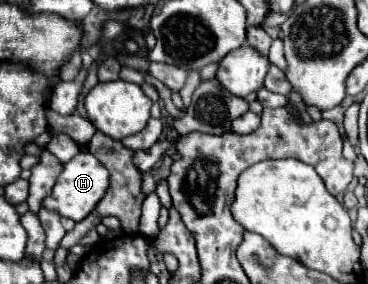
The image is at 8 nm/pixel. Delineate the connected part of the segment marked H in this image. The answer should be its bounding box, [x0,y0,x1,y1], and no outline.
[43,153,109,221]

